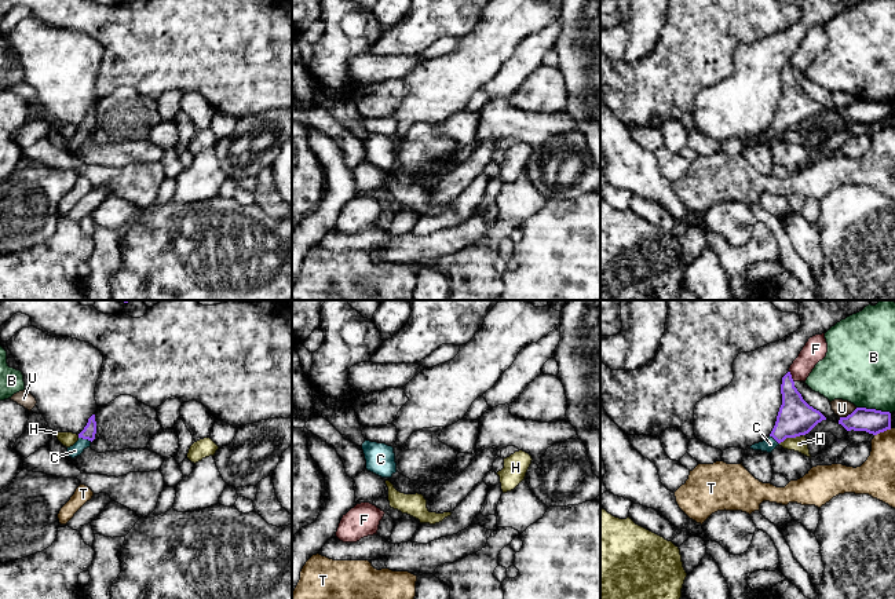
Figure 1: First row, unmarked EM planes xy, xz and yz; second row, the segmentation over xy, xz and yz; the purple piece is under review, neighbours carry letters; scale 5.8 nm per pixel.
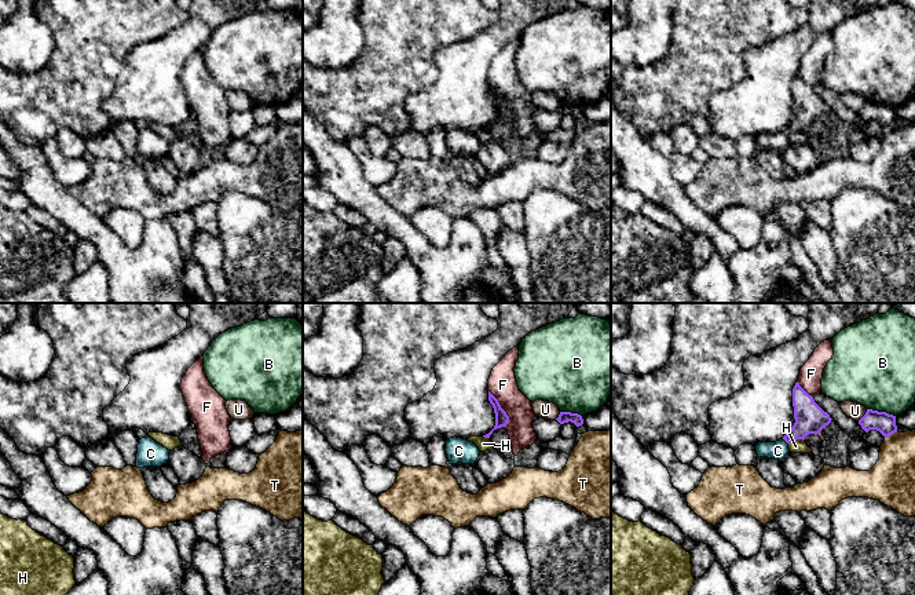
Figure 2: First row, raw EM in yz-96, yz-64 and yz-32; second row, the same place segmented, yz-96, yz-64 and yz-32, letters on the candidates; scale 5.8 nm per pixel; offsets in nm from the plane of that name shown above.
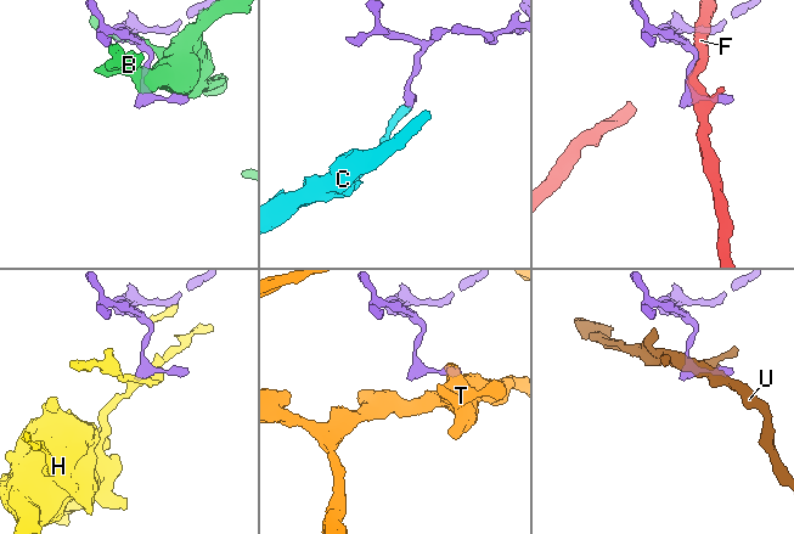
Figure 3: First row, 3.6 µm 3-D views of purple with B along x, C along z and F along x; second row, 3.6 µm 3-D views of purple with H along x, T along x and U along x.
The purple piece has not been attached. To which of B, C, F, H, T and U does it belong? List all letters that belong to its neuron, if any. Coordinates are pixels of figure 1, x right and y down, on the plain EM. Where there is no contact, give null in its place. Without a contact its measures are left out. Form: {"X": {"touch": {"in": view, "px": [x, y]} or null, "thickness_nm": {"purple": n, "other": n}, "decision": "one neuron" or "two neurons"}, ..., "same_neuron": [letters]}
{"B": {"touch": {"in": "yz", "px": [873, 101]}, "thickness_nm": {"purple": 140, "other": 400}, "decision": "two neurons"}, "C": {"touch": {"in": "xy", "px": [86, 130]}, "thickness_nm": {"purple": 80, "other": 70}, "decision": "one neuron"}, "F": {"touch": {"in": "yz", "px": [791, 68]}, "thickness_nm": {"purple": 220, "other": 140}, "decision": "two neurons"}, "H": {"touch": {"in": "yz", "px": [789, 128]}, "thickness_nm": {"purple": 220, "other": 90}, "decision": "two neurons"}, "T": {"touch": {"in": "yz", "px": [883, 123]}, "thickness_nm": {"purple": 140, "other": 200}, "decision": "two neurons"}, "U": {"touch": {"in": "yz", "px": [848, 106]}, "thickness_nm": {"purple": 140, "other": 100}, "decision": "two neurons"}, "same_neuron": ["C"]}

